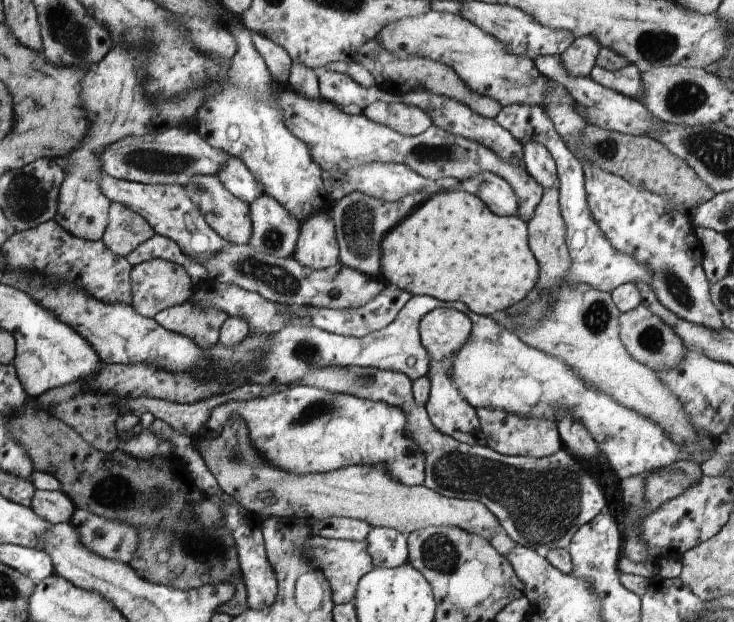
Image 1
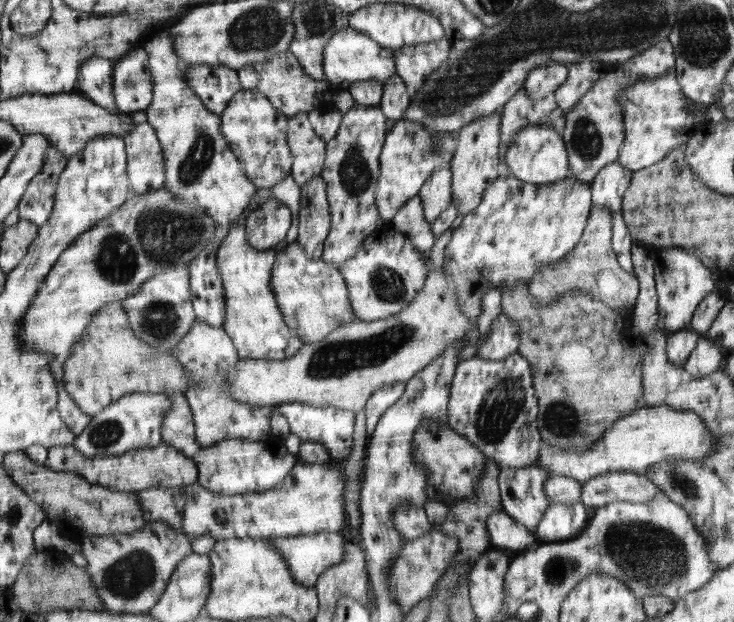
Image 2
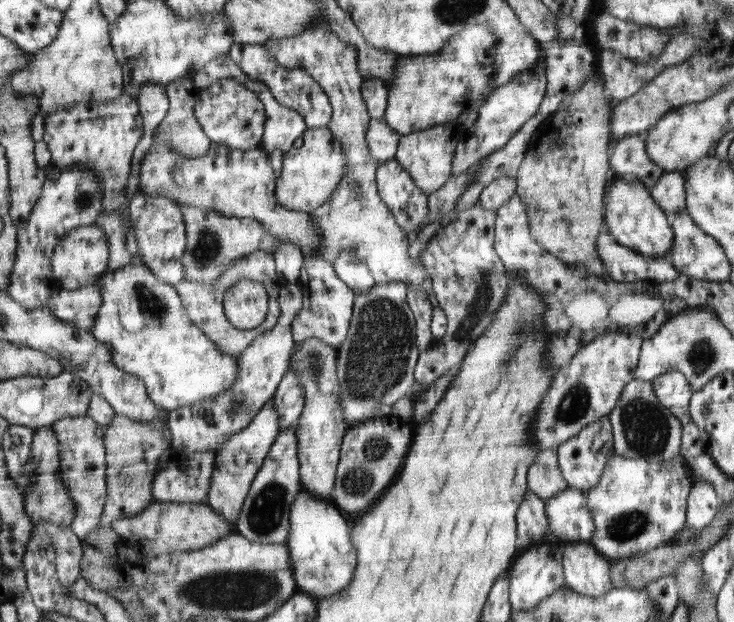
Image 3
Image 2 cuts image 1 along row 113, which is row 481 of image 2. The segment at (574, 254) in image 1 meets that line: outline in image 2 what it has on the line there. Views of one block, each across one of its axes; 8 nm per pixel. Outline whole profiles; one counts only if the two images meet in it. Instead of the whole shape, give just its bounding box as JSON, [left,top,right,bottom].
[499,465,552,530]

